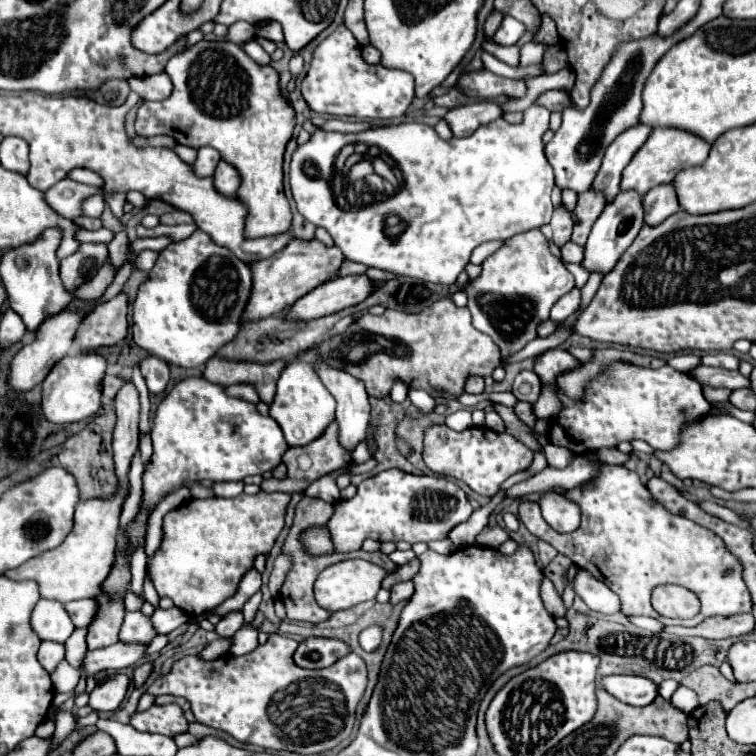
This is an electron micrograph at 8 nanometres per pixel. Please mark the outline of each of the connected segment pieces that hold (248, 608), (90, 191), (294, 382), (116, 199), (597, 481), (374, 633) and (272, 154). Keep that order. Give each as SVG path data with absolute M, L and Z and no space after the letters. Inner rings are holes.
M254 593L254 595L246 601L246 605L242 607L246 623L250 623L250 621L254 619L254 615L256 615L256 611L258 611L258 605L260 605L260 601L262 601L262 593Z
M62 179L62 181L58 181L58 185L54 185L52 189L46 191L46 201L62 217L78 219L78 217L84 217L82 205L84 205L86 197L92 197L96 193L102 193L102 185L100 187L82 185L82 183L70 181L70 179Z
M294 359L282 369L274 401L270 405L270 417L276 419L276 423L284 431L288 445L306 445L318 439L330 425L330 421L334 421L334 409L334 397L330 397L312 365L306 365L306 361L302 359Z
M119 192L114 194L105 195L106 203L109 205L114 217L122 217L122 205L124 205L124 199L126 199L126 193Z
M596 451L584 453L584 457L596 463L596 477L562 493L580 507L580 527L572 533L558 533L544 521L538 503L522 501L518 517L534 537L550 543L558 553L568 555L576 567L590 571L618 593L624 615L648 615L660 619L664 625L694 627L708 617L730 617L752 611L750 593L742 581L742 565L728 553L718 535L686 517L670 515L662 505L652 501L638 475L624 465L602 463ZM660 583L678 583L694 591L702 603L696 619L672 621L660 617L650 603L650 591Z
M371 626L359 635L359 644L366 652L376 649L382 641L382 628Z
M216 39L216 41L200 41L186 51L174 55L168 65L166 73L174 83L174 91L164 101L144 101L138 109L136 119L136 133L142 137L152 135L172 135L176 143L190 145L190 147L214 147L222 153L222 159L232 163L240 175L242 185L238 189L238 199L248 205L246 217L246 237L266 237L278 235L290 229L292 211L288 199L282 189L282 165L284 165L284 151L286 143L292 139L294 125L296 125L296 111L288 97L280 91L280 75L272 65L258 65L254 59L246 55L242 45Z

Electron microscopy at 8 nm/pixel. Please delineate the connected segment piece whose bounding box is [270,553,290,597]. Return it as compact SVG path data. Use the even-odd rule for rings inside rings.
M282 553L276 557L276 561L274 561L274 569L272 569L272 575L270 575L270 593L276 597L278 595L278 591L280 591L280 585L282 585L282 581L284 581L284 577L286 577L286 573L290 571L290 559L284 555L282 557Z

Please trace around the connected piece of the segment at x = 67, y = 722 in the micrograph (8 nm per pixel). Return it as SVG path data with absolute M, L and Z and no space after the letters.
M60 711L60 713L56 715L56 731L54 731L56 743L52 745L52 749L54 749L56 745L60 745L60 743L70 735L72 729L74 729L74 715L72 715L72 711Z

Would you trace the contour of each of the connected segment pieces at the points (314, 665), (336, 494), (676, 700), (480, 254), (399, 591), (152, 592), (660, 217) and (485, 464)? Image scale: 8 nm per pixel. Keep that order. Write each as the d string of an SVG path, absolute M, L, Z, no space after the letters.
M308 637L298 645L294 653L294 661L306 669L322 669L322 667L330 667L334 661L338 661L338 657L346 653L352 653L352 649L342 639Z
M324 475L316 481L312 481L308 485L308 489L304 491L304 495L310 495L310 497L320 497L328 503L334 503L340 499L340 489L336 487L336 481L330 477L330 475Z
M680 685L678 689L676 689L676 693L672 695L672 705L676 707L676 709L680 709L680 711L684 711L684 713L690 713L690 711L694 711L696 707L698 707L698 697L696 697L696 693L692 691L692 689L688 689L688 687L684 687L684 685Z
M492 241L492 243L484 243L484 245L480 245L480 247L476 247L474 249L474 253L472 253L472 257L470 257L470 263L476 263L476 265L480 265L490 253L494 253L498 247L500 247L502 243L496 243L496 241Z
M406 581L406 583L396 583L392 587L392 603L400 603L400 601L406 601L412 597L412 591L414 591L414 583L412 581Z
M146 573L146 581L144 581L144 597L146 597L146 601L148 603L152 603L154 607L158 607L158 593L156 593L156 589L154 589L154 583L152 583L152 579L150 579L150 575Z
M660 185L658 189L650 189L650 193L644 195L642 205L646 225L660 225L666 217L680 209L672 185Z
M434 423L424 429L424 463L438 475L464 481L478 495L494 497L510 475L532 463L532 451L510 433L496 433L488 427L470 427L458 433L444 423Z

